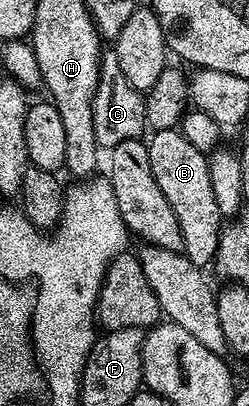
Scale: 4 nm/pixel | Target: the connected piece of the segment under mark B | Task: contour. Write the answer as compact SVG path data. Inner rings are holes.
M177 128L159 130L150 137L147 143L151 154L151 174L155 174L155 182L159 190L163 190L163 198L171 202L175 218L179 218L181 252L197 268L204 269L205 264L212 265L216 259L223 227L221 211L219 206L215 206L215 190L211 190L211 174L207 174L209 157L195 150L195 146L191 146Z

